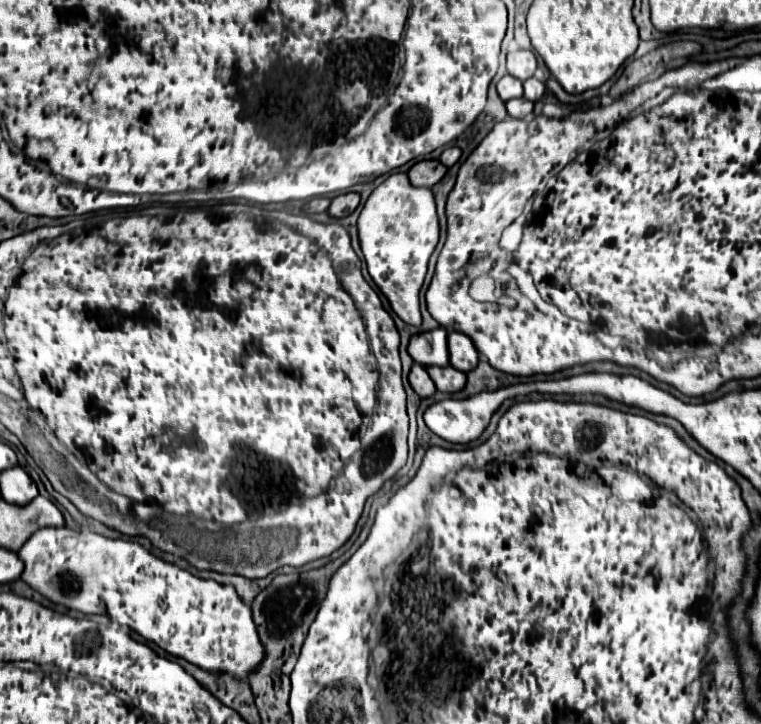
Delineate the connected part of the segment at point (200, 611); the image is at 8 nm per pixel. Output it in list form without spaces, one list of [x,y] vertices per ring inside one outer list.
[[[66,525],[46,527],[34,533],[34,537],[26,541],[26,545],[22,545],[18,557],[24,563],[20,579],[26,581],[34,591],[44,595],[48,601],[86,615],[108,615],[116,623],[128,625],[146,641],[154,641],[166,653],[182,657],[212,675],[232,675],[234,679],[248,679],[250,673],[258,671],[258,665],[262,665],[266,657],[252,619],[252,609],[242,601],[234,585],[222,585],[214,579],[200,579],[186,569],[180,569],[176,563],[156,557],[138,541],[110,539],[94,531],[74,531]]]

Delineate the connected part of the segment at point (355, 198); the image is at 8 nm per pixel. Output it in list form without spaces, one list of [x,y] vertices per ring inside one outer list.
[[[344,193],[344,195],[334,197],[328,213],[332,217],[346,217],[358,207],[358,203],[360,203],[360,195],[358,193]]]

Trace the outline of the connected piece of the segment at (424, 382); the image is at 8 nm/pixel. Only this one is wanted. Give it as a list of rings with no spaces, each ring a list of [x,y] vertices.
[[[414,363],[412,365],[412,371],[410,371],[410,385],[412,385],[412,389],[420,395],[420,397],[430,397],[434,391],[436,391],[436,387],[434,387],[434,381],[430,379],[430,375],[426,373],[426,367],[424,365],[420,365],[420,363]]]

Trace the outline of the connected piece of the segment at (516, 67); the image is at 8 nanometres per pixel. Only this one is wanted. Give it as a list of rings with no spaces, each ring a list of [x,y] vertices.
[[[516,51],[516,53],[508,53],[508,73],[520,81],[526,81],[530,77],[534,77],[536,71],[536,57],[532,51]]]

